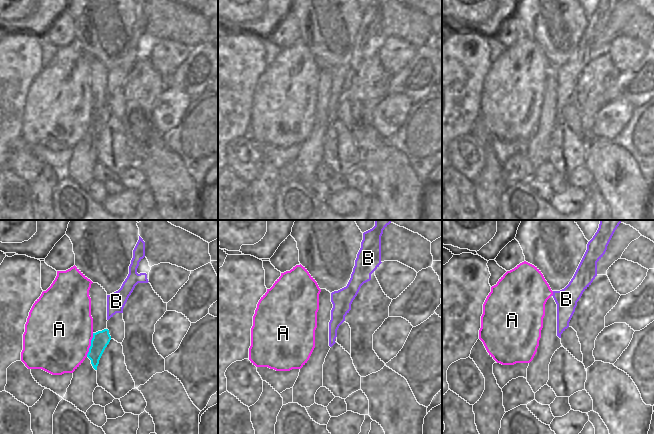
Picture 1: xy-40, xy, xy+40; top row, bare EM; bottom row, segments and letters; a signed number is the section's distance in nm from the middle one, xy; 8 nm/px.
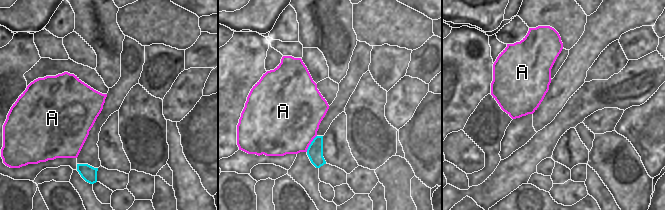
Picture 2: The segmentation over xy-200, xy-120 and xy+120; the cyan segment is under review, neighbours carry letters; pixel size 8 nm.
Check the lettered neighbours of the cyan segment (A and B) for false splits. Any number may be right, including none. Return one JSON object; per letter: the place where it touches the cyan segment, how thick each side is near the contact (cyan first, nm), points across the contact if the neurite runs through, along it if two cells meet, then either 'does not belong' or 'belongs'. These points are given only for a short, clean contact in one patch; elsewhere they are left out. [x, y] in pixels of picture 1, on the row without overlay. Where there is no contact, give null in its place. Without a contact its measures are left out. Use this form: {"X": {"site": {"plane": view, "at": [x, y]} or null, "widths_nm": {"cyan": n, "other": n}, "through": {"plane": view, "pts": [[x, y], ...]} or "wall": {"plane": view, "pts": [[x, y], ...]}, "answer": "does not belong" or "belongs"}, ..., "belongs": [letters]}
{"A": {"site": {"plane": "xy-40", "at": [91, 121]}, "widths_nm": {"cyan": 140, "other": 480}, "wall": {"plane": "xy-40", "pts": [[93, 109], [91, 121], [86, 132]]}, "answer": "does not belong"}, "B": {"site": null, "answer": "belongs"}, "belongs": ["B"]}

